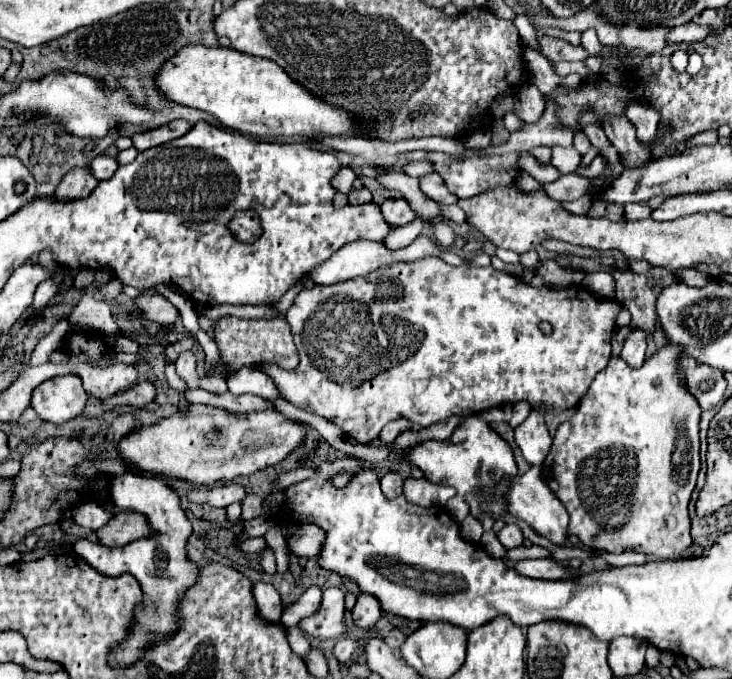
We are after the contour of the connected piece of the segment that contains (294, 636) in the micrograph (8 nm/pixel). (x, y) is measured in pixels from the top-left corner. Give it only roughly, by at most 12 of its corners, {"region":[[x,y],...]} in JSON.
{"region":[[288,628],[294,654],[306,658],[312,650],[300,628]]}

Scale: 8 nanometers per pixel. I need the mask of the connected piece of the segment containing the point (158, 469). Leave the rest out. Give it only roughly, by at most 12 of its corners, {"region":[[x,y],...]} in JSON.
{"region":[[190,404],[120,442],[132,468],[208,486],[282,462],[300,422]]}

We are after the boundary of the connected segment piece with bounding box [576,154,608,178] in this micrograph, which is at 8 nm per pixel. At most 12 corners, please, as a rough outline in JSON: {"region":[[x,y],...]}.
{"region":[[602,154],[592,160],[588,168],[578,168],[576,174],[586,178],[596,176],[606,168]]}

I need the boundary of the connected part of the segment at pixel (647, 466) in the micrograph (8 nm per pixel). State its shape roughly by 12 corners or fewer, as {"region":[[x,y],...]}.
{"region":[[666,342],[620,356],[542,472],[570,534],[692,544],[700,410]]}

